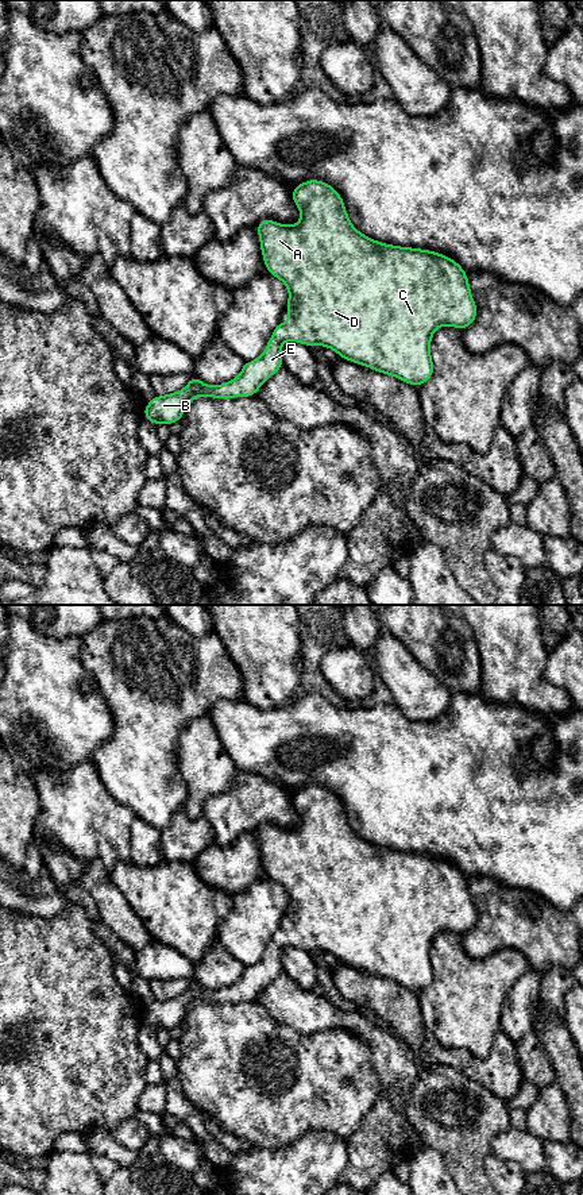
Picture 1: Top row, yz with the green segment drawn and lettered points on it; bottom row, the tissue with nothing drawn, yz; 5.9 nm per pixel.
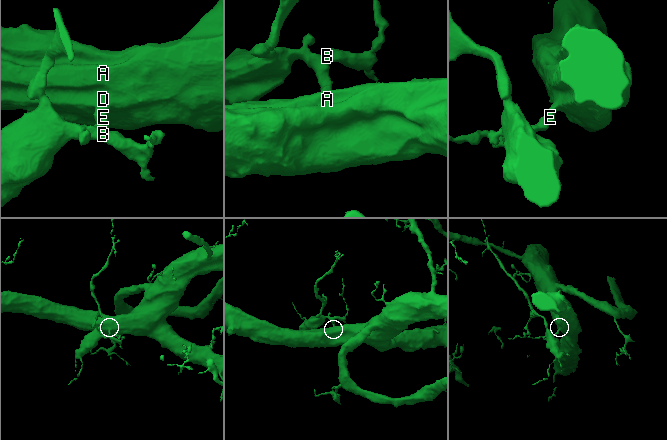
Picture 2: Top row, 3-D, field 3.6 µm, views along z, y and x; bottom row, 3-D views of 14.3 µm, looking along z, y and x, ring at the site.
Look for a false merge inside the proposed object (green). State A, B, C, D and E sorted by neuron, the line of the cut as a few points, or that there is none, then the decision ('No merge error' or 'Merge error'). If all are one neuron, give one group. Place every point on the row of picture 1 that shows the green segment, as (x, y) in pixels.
Groups: A B C D E. No split. No merge error

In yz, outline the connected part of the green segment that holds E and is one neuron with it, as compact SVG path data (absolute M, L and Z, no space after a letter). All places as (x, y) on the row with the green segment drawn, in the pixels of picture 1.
M316 178L304 181L292 188L292 197L301 212L298 223L285 225L263 219L255 227L267 271L281 280L289 290L285 312L292 316L292 320L275 325L263 354L254 361L243 362L242 373L232 381L212 386L192 375L184 389L154 396L143 408L143 416L155 427L158 424L169 427L181 421L188 405L196 397L256 396L260 386L283 367L281 350L287 339L308 347L318 344L332 348L343 359L418 388L435 373L431 356L431 340L435 331L443 325L464 331L476 320L478 308L471 294L467 271L451 257L424 248L393 246L366 236L352 225L341 194L324 181Z

